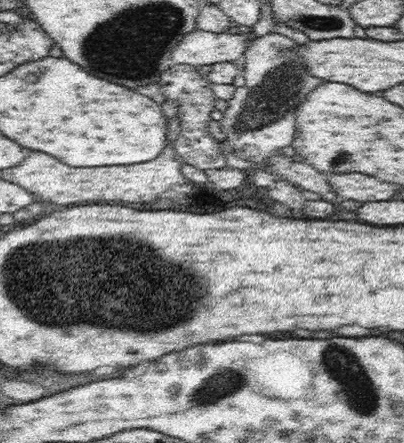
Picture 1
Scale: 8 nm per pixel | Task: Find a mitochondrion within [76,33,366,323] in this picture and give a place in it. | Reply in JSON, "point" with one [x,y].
{"point":[274,97]}

